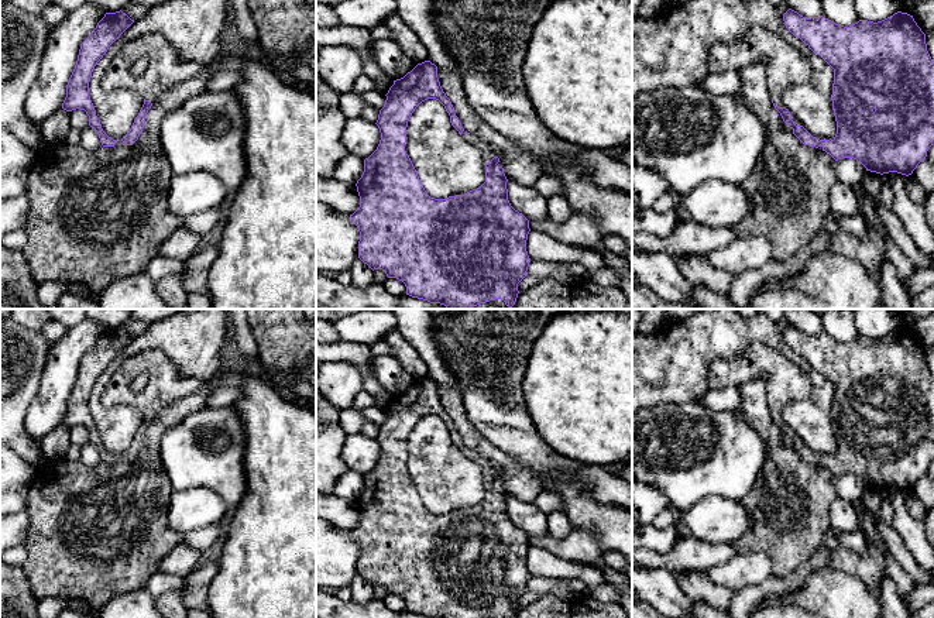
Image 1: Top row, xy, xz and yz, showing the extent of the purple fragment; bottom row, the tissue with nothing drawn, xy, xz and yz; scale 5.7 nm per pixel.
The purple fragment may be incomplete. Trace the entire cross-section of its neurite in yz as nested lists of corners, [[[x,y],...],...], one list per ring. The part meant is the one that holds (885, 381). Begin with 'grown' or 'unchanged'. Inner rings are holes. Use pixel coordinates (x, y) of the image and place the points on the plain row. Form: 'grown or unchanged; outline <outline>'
grown; outline [[[789,325],[783,337],[794,353],[834,385],[831,416],[837,450],[832,457],[815,454],[803,442],[796,442],[782,420],[784,406],[808,398],[813,384],[806,371],[775,349],[751,341],[745,353],[714,360],[708,367],[708,388],[741,387],[763,380],[772,419],[803,460],[821,463],[835,477],[854,474],[871,488],[911,491],[934,461],[934,377],[927,367],[926,350],[913,332],[897,327],[878,339],[859,336],[844,343],[823,332],[806,334]]]

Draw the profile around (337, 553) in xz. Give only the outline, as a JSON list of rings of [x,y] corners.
[[[316,515],[316,587],[348,587],[358,573],[360,547],[350,531]]]

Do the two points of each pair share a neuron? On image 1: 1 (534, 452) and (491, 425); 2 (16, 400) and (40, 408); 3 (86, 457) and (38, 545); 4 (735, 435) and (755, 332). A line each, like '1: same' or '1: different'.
1: same
2: different
3: different
4: different

